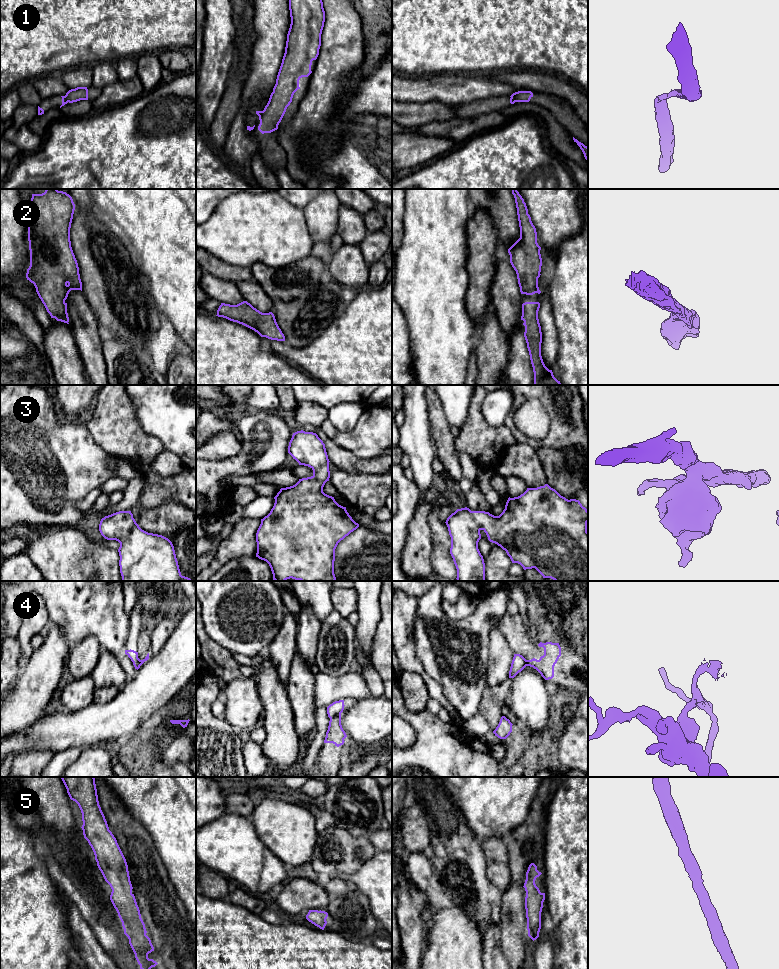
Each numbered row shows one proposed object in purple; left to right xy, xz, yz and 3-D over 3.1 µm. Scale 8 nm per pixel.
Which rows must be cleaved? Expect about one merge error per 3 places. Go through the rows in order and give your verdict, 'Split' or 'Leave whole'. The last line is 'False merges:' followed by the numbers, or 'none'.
1: Split
2: Leave whole
3: Leave whole
4: Split
5: Leave whole
False merges: 1, 4

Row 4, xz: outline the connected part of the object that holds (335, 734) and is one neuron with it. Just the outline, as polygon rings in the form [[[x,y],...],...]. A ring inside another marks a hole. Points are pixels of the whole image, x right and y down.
[[[341,714],[330,718],[328,730],[324,743],[333,743],[339,747],[344,744],[344,739],[347,737],[341,725]]]

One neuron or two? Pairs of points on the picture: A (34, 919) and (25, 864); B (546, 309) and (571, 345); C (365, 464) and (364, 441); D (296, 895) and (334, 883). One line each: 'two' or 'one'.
A: one
B: two
C: two
D: one

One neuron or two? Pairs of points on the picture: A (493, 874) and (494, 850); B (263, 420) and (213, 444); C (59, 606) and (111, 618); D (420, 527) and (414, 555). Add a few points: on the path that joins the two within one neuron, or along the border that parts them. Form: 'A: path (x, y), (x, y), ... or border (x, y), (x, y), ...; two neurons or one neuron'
A: path (496, 868), (496, 856); one neuron
B: border (241, 442), (241, 451), (239, 453), (223, 458); two neurons
C: path (72, 606), (93, 606), (98, 611); one neuron
D: path (419, 534), (418, 548); one neuron

